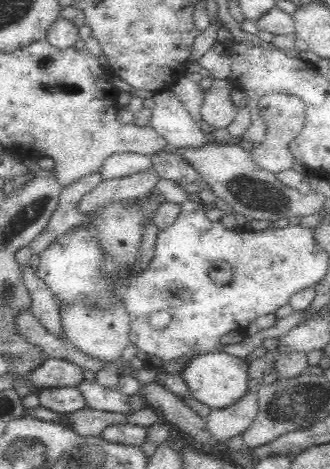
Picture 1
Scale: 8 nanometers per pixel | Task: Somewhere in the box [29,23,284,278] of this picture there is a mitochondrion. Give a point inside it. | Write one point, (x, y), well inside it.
(45, 64)

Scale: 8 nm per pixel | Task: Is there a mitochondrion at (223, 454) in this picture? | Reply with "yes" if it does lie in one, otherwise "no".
no

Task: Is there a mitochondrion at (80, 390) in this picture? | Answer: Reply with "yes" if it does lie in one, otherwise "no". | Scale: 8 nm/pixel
no

